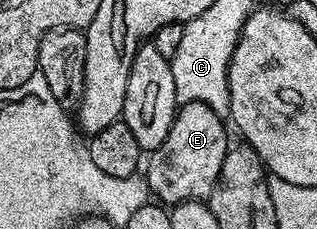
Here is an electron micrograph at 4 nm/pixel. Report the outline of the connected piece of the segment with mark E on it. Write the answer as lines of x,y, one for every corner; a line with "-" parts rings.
183,103
179,106
168,137
164,137
157,149
149,152
144,163
144,178
151,196
159,204
209,200
228,150
226,127
222,123
225,123
223,116
217,115
203,103

